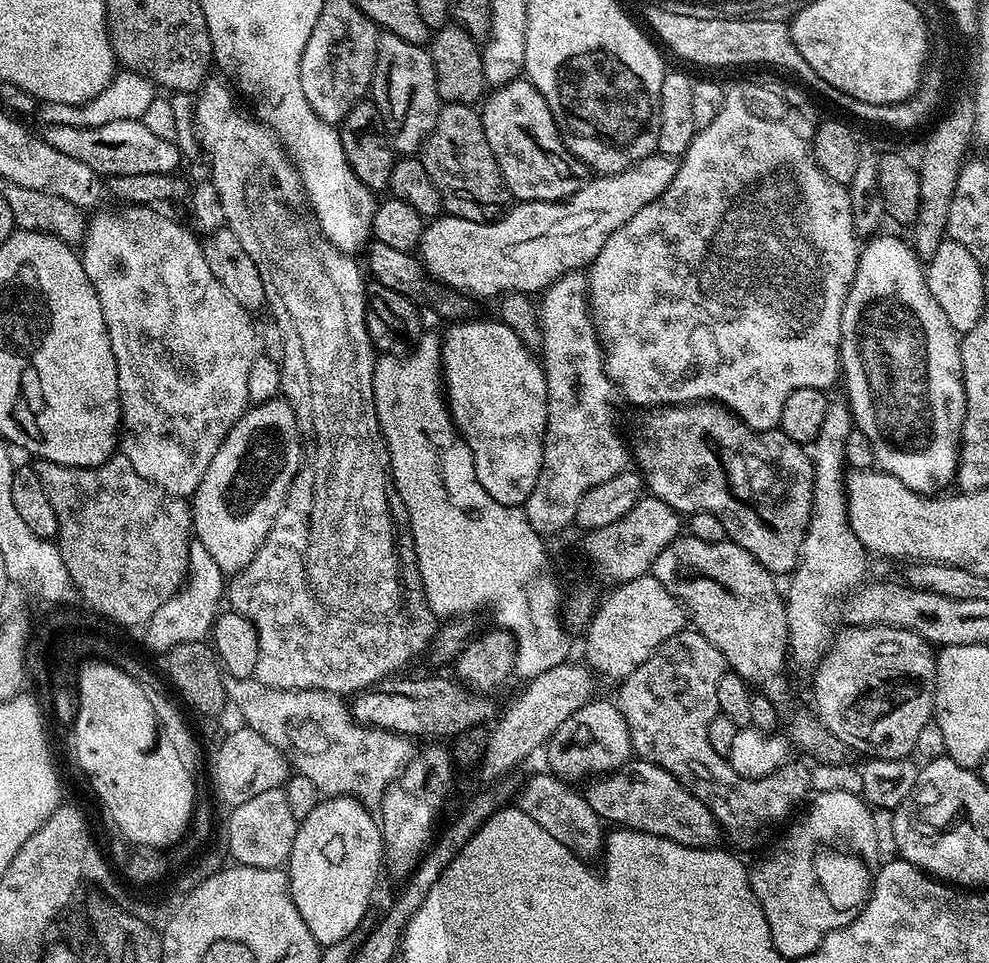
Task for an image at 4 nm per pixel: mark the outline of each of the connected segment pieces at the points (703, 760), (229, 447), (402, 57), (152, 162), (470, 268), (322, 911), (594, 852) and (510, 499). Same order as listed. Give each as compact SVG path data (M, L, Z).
M683 630L669 638L632 674L619 681L620 693L614 697L614 703L620 709L622 718L626 718L626 730L630 730L633 753L639 759L678 778L678 782L682 782L682 786L710 810L710 814L723 829L723 839L729 840L733 849L741 848L736 849L741 853L752 852L755 848L763 849L781 831L785 821L805 803L806 797L813 791L812 776L806 765L789 762L762 778L751 780L735 772L728 763L728 757L720 756L718 750L710 746L710 722L714 722L720 710L718 678L722 678L725 670L722 654L702 633Z
M283 398L252 404L226 434L218 454L214 454L214 462L210 462L206 474L202 474L202 482L198 482L198 490L190 497L195 539L206 546L206 551L225 574L241 572L254 554L258 554L262 542L266 542L274 518L278 518L278 510L282 510L286 494L298 474L301 459L302 441L296 415Z
M381 31L376 47L370 100L381 114L393 153L419 153L425 138L434 130L442 107L429 49L406 42L406 38L398 38L398 34L393 32Z
M142 120L109 122L97 128L79 128L68 125L47 125L42 138L54 150L62 150L78 162L86 162L102 178L130 174L154 174L155 172L175 173L180 164L180 152L173 141L158 138L148 130Z
M653 154L621 172L609 176L600 174L589 179L588 183L582 186L582 190L578 190L573 196L567 196L564 200L516 202L503 214L489 218L486 222L474 222L467 220L465 216L441 215L433 219L420 235L420 262L425 273L433 281L453 292L467 294L472 298L496 298L506 292L543 293L545 288L549 288L567 272L587 269L593 258L602 250L602 246L606 246L606 238L610 238L610 234L614 234L618 226L626 226L626 222L630 222L630 218L634 218L634 214L642 210L642 206L654 202L654 198L661 196L666 186L674 182L677 167L677 157Z
M329 796L321 799L320 804L314 806L314 810L309 816L297 823L294 846L290 850L286 865L288 885L290 886L290 894L294 898L294 906L298 906L298 914L302 914L302 922L306 922L306 926L310 926L310 934L314 934L314 938L320 945L327 946L334 942L342 942L349 939L353 935L352 931L363 922L364 915L368 912L368 903L372 900L372 891L376 888L376 879L380 876L380 868L382 872L384 849L384 837L380 835L380 825L377 817L369 809L365 808L363 804L360 804L357 800L349 796Z
M543 771L534 773L525 782L524 789L521 790L515 807L524 812L526 818L534 818L534 822L538 826L542 826L542 830L546 830L546 834L551 834L553 838L558 838L558 842L562 842L562 846L566 846L566 850L574 853L579 860L588 862L591 861L591 856L599 857L606 847L606 828L600 816L594 814L594 810L590 810L590 802L586 802L586 798L579 791L575 792L572 789L575 787L561 780L560 777L552 775L551 771Z
M464 318L453 323L448 333L443 333L440 346L442 384L446 389L448 412L457 432L468 443L474 458L474 470L482 490L506 506L521 507L530 498L538 470L542 470L544 431L548 417L548 387L541 361L530 351L499 318L472 320Z

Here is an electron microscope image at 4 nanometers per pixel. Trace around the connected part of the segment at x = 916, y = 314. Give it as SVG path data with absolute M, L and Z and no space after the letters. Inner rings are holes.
M877 234L861 247L860 261L856 267L856 277L846 294L846 306L842 306L842 334L840 335L840 367L842 384L848 391L846 403L852 410L855 427L866 438L870 438L870 446L874 446L874 458L879 471L889 472L898 478L910 490L921 494L936 494L943 484L952 484L956 479L956 467L960 461L960 431L964 425L966 414L966 394L964 393L962 362L960 361L961 337L950 326L946 314L942 314L942 306L934 302L934 294L930 294L925 265L922 263L911 243L907 239L899 240L896 236Z

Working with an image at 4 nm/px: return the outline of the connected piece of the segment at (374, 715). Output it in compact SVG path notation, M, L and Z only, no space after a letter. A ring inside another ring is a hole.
M420 676L417 680L396 680L400 678L389 678L357 692L351 697L350 707L352 716L360 724L366 724L374 728L384 728L388 732L395 732L397 736L417 738L416 736L432 736L428 738L440 738L436 736L447 736L453 738L468 727L483 725L492 708L487 704L487 699L473 694L465 685L455 679L447 680L444 676Z

